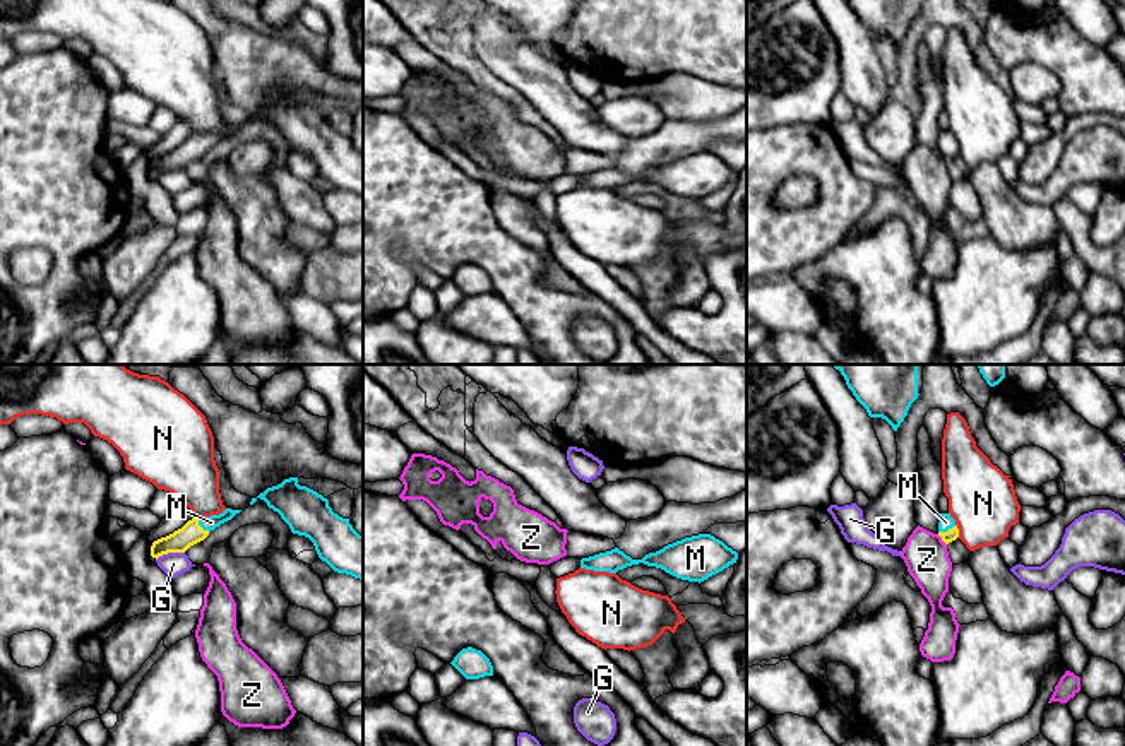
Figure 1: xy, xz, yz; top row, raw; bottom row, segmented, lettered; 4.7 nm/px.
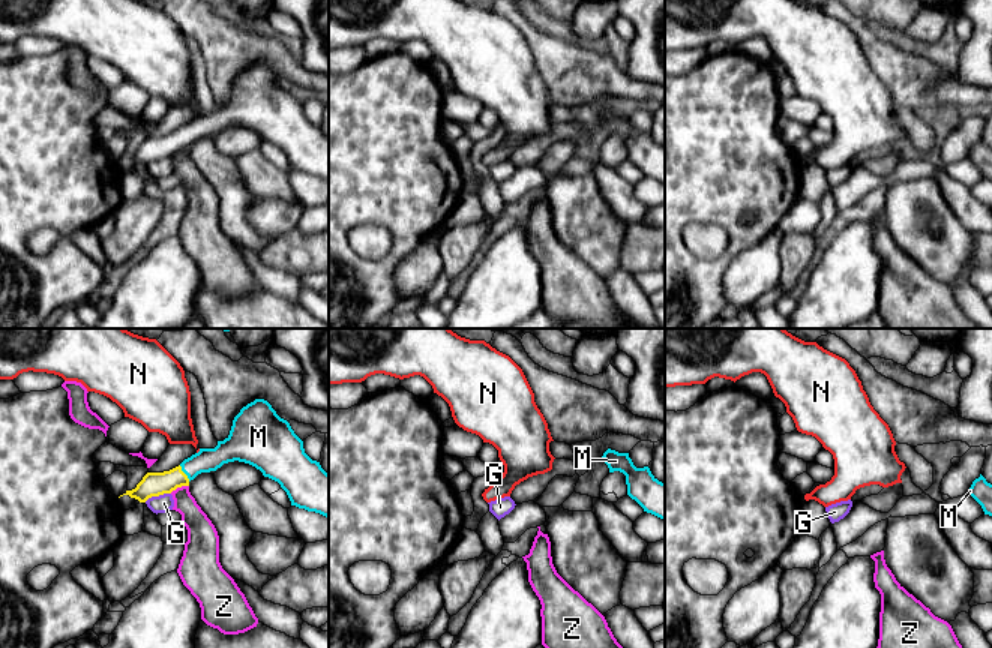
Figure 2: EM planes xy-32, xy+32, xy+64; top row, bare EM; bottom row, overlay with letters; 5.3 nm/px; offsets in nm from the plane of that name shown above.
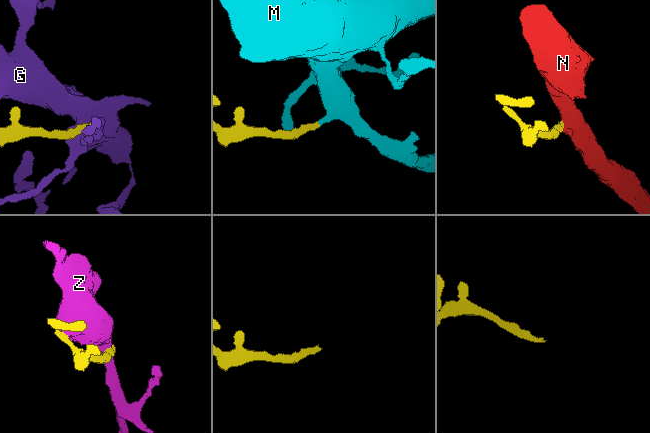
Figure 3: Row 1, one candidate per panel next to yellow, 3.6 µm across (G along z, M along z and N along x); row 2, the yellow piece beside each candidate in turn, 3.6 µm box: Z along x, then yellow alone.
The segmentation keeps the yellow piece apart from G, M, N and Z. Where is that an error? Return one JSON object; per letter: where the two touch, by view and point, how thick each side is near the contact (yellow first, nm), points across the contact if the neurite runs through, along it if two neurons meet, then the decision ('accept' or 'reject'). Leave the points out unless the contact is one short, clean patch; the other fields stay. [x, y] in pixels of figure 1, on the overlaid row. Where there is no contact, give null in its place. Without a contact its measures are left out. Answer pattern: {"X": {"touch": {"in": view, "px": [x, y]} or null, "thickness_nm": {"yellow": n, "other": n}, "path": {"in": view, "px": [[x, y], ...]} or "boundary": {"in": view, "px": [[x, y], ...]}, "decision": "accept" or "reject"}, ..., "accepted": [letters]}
{"G": {"touch": {"in": "xy", "px": [170, 551]}, "thickness_nm": {"yellow": 100, "other": 110}, "decision": "reject"}, "M": {"touch": {"in": "yz", "px": [949, 529]}, "thickness_nm": {"yellow": 60, "other": 70}, "path": {"in": "yz", "px": [[951, 534], [949, 529], [946, 522]]}, "decision": "accept"}, "N": {"touch": {"in": "yz", "px": [958, 531]}, "thickness_nm": {"yellow": 60, "other": 320}, "decision": "reject"}, "Z": {"touch": {"in": "yz", "px": [942, 539]}, "thickness_nm": {"yellow": 60, "other": 200}, "decision": "reject"}, "accepted": ["M"]}

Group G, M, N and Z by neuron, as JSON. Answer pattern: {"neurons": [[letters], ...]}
{"neurons": [["G"], ["M"], ["N"], ["Z"]]}

